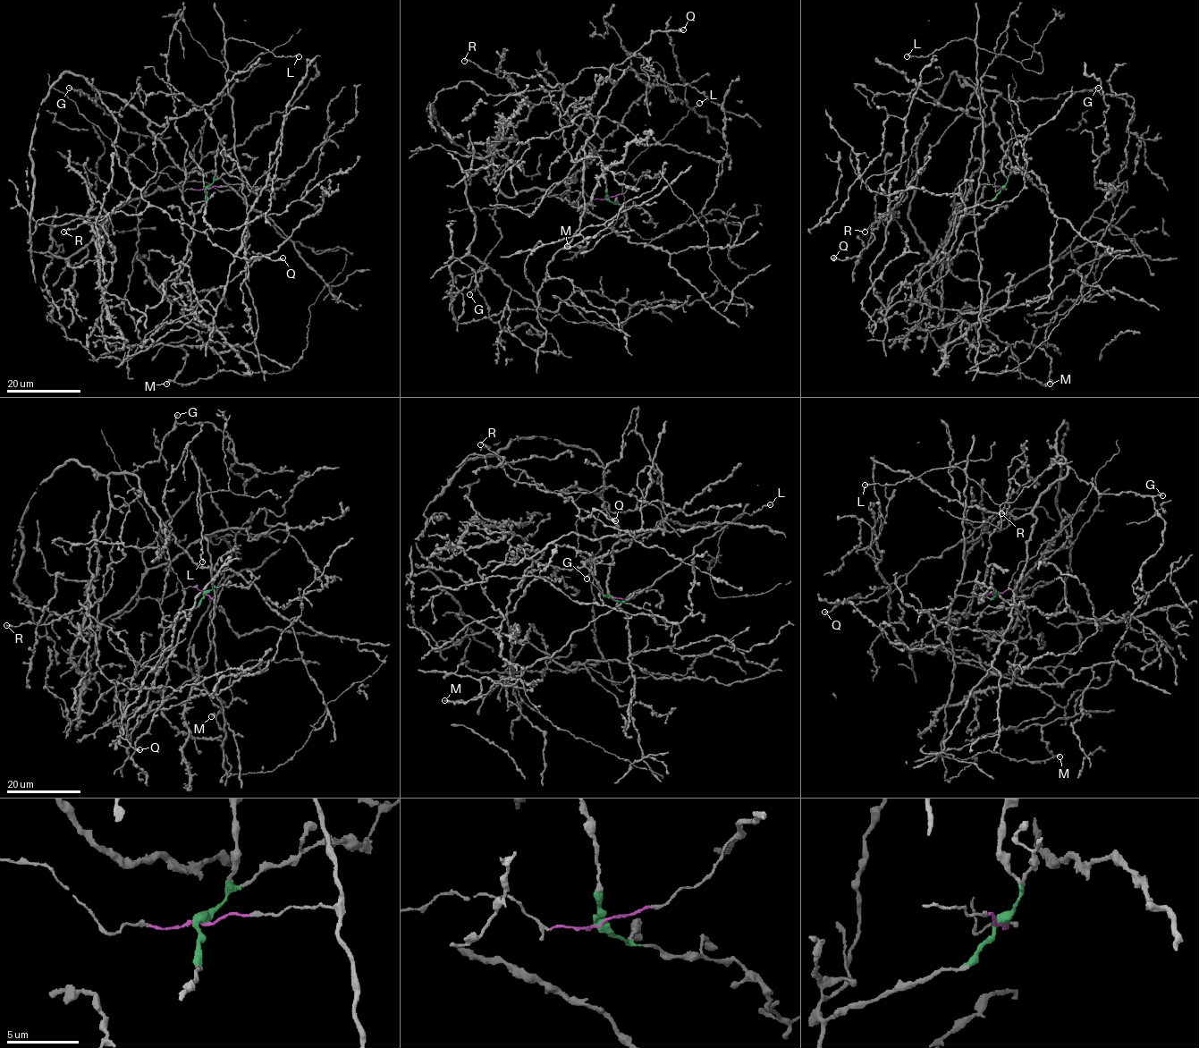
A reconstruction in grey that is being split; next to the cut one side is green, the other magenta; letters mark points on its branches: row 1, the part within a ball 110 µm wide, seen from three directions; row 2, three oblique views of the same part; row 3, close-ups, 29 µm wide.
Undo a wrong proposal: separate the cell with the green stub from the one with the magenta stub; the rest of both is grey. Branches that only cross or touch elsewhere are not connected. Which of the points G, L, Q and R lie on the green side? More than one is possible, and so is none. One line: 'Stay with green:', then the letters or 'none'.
Stay with green: G, Q, R

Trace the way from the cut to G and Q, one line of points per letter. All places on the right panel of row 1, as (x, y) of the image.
G: (1001, 188), (884, 316), (967, 208), (1018, 194), (1023, 139), (1047, 197), (997, 92), (1099, 88)
Q: (1001, 188), (884, 316), (967, 208), (1018, 194), (1023, 139), (1047, 197), (977, 88), (833, 257)

